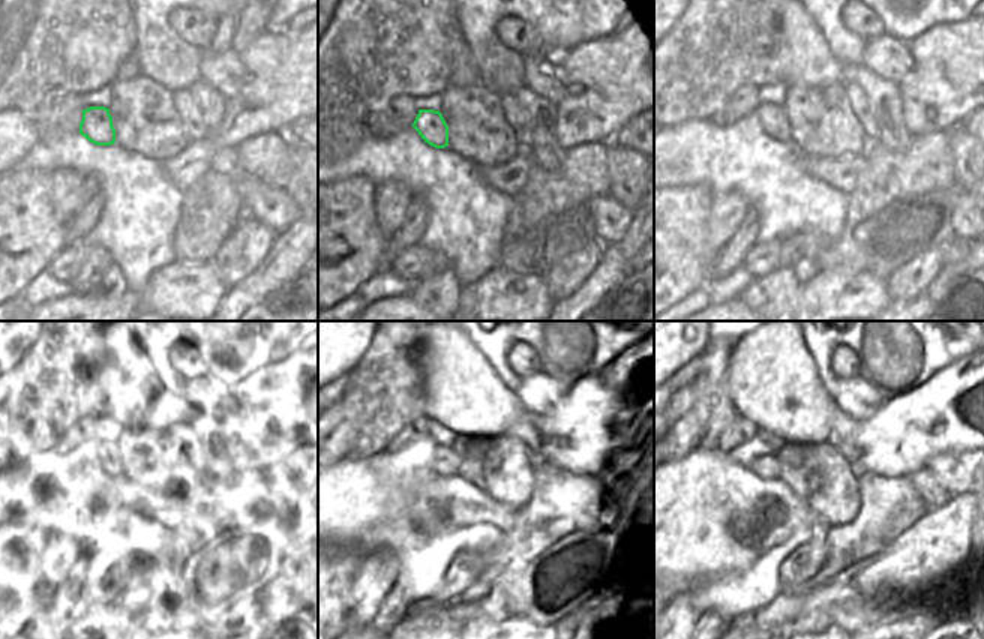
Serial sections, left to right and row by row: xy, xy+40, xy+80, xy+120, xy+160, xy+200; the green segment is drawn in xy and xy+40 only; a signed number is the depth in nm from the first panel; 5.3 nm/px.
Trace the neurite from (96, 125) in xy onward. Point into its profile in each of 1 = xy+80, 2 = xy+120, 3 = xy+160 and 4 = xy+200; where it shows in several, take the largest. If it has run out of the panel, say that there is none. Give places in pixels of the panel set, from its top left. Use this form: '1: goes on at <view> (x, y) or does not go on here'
1: goes on at xy+80 (774, 122)
2: goes on at xy+120 (104, 458)
3: goes on at xy+160 (444, 462)
4: goes on at xy+200 (768, 467)

